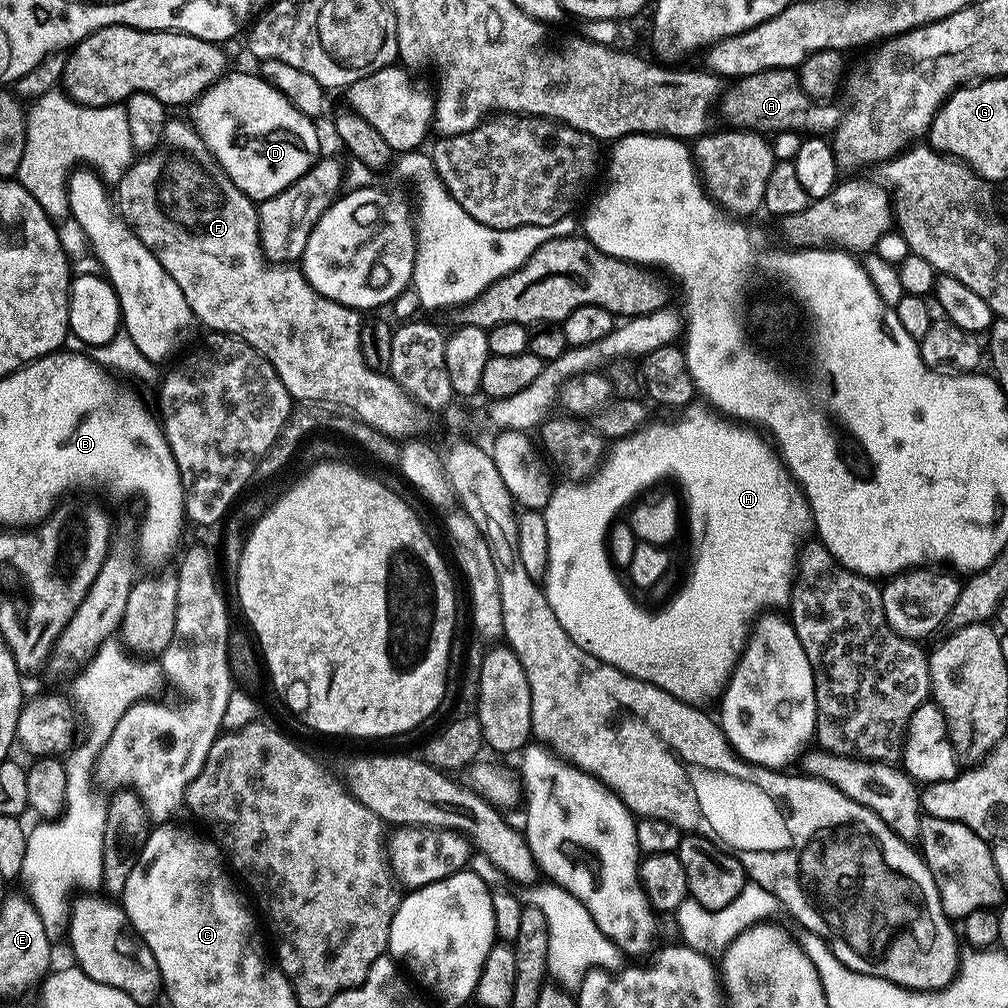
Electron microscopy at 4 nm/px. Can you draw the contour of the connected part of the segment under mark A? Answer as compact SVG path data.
M775 68L766 70L758 74L739 77L728 88L728 93L723 93L718 104L718 112L724 115L725 125L736 130L747 130L749 132L759 132L761 134L775 134L777 132L798 132L805 137L822 136L827 137L835 133L836 127L840 125L841 109L835 108L832 102L817 102L804 93L800 85L800 77L793 69Z

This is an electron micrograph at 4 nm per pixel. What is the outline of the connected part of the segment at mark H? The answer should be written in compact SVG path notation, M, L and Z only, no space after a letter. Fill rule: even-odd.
M696 402L685 407L677 415L681 416L669 424L645 423L634 434L615 441L607 449L600 467L587 480L557 483L548 505L542 510L546 518L546 534L550 538L548 570L542 587L550 602L550 610L554 610L554 618L562 622L562 630L566 630L586 654L594 654L594 658L603 664L650 682L666 690L666 694L674 694L674 698L697 706L708 706L711 700L713 703L723 696L745 650L750 629L764 612L763 608L780 610L783 604L785 607L791 601L792 582L805 543L804 535L814 528L808 499L779 451L752 429L755 427L743 428L743 423L713 411ZM666 472L678 474L690 486L694 524L700 524L700 516L704 516L708 530L694 568L694 578L668 612L656 616L654 622L630 602L630 594L634 592L632 576L608 550L602 548L602 532L616 506L620 506L634 490Z

